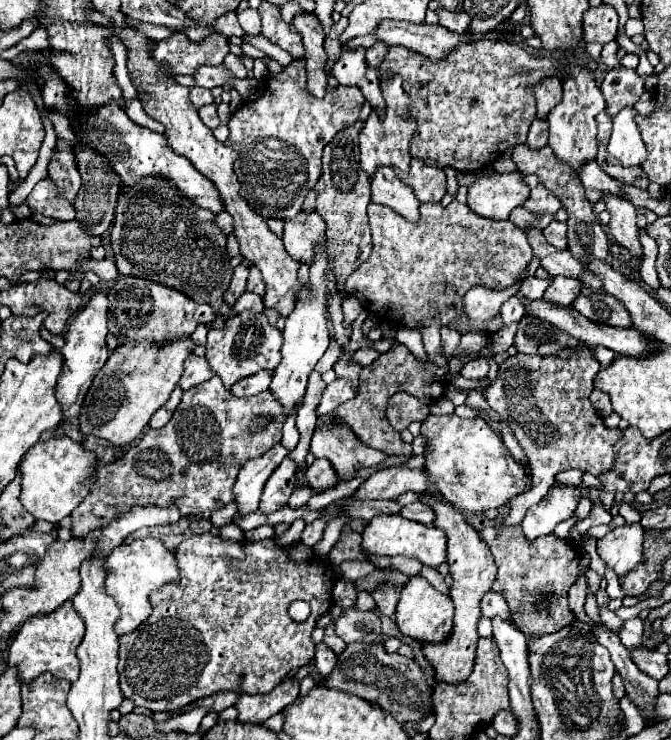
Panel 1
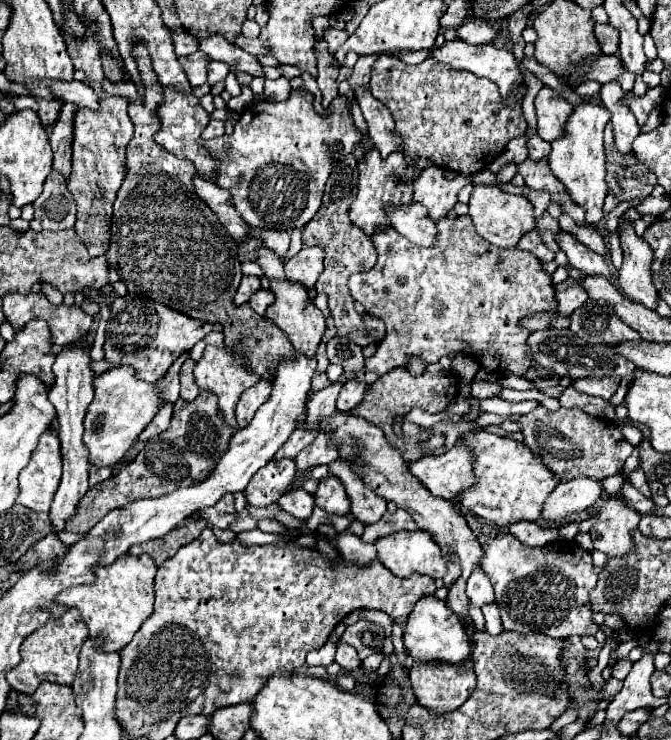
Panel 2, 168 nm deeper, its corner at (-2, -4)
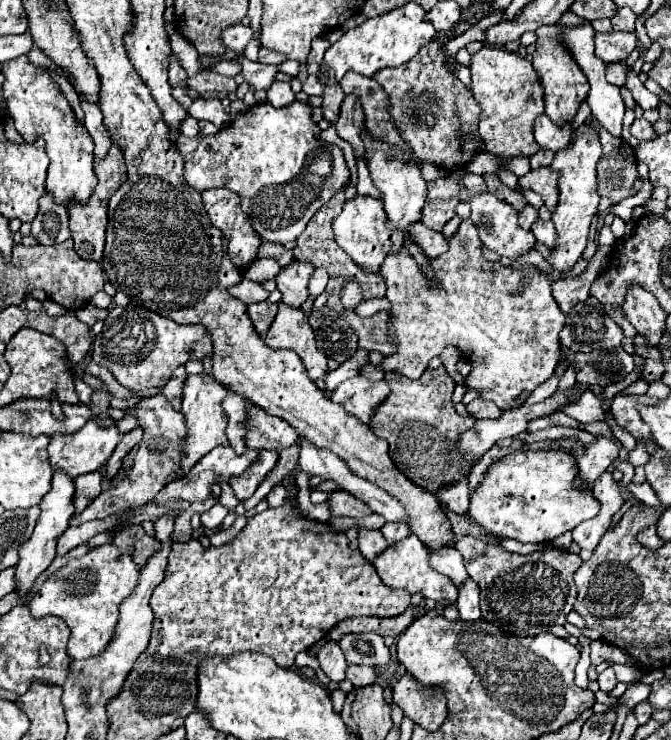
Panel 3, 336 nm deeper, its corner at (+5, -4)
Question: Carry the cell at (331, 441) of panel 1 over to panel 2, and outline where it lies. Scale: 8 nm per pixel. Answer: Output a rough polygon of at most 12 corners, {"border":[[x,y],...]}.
{"border":[[339,458],[329,472],[343,482],[351,514],[373,524],[387,502],[357,476],[353,460]]}

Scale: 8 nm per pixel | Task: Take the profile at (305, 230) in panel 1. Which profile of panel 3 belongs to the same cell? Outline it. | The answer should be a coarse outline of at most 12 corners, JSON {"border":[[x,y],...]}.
{"border":[[294,260],[276,276],[282,302],[300,308],[314,266]]}

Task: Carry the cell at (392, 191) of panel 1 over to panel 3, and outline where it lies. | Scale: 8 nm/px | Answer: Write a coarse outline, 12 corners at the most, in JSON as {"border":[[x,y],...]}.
{"border":[[422,222],[410,228],[410,238],[436,258],[448,250],[448,240]]}

